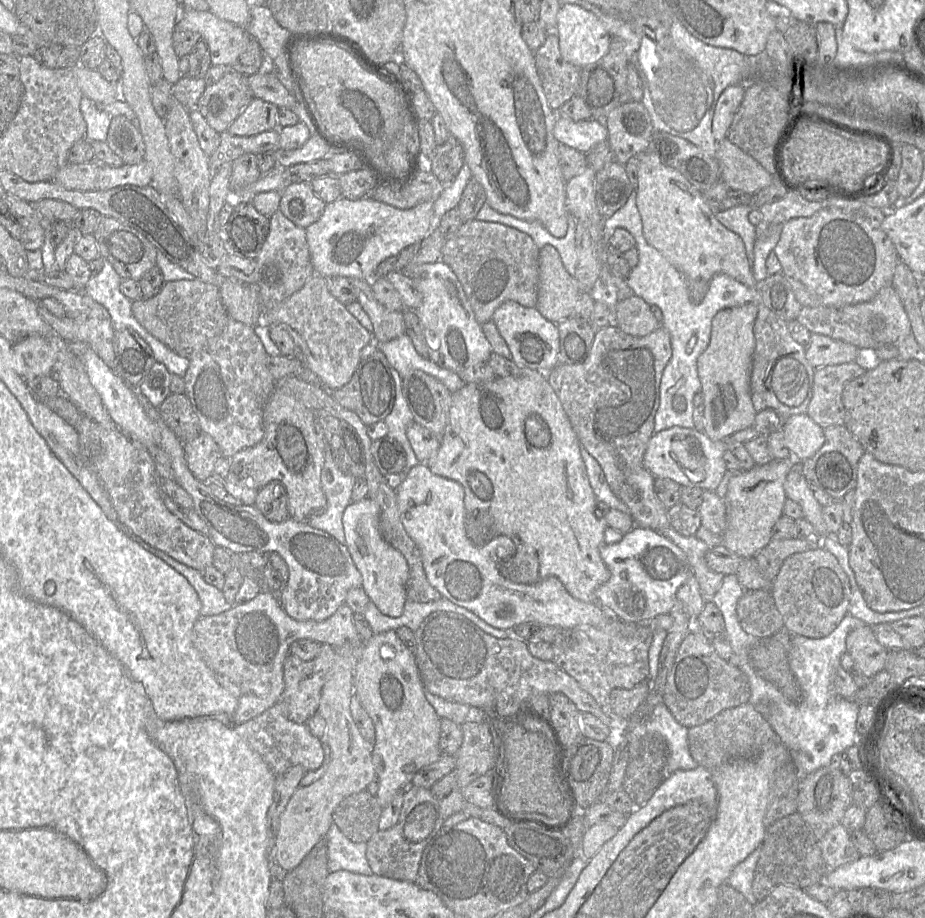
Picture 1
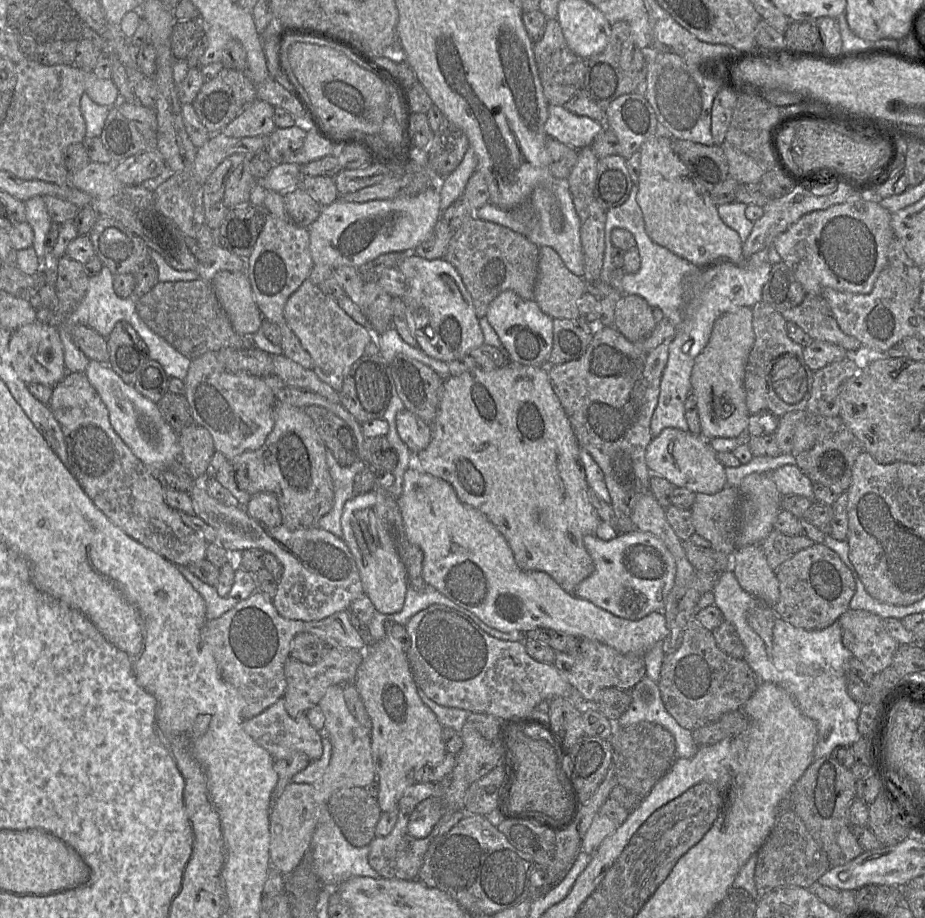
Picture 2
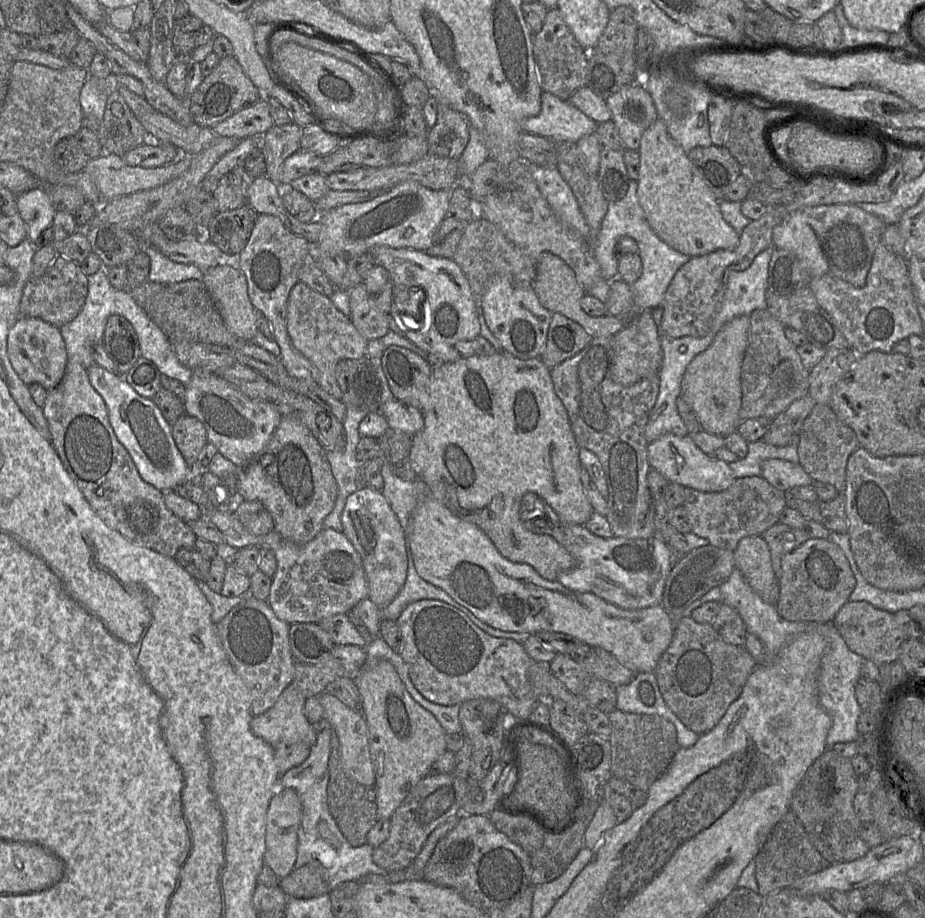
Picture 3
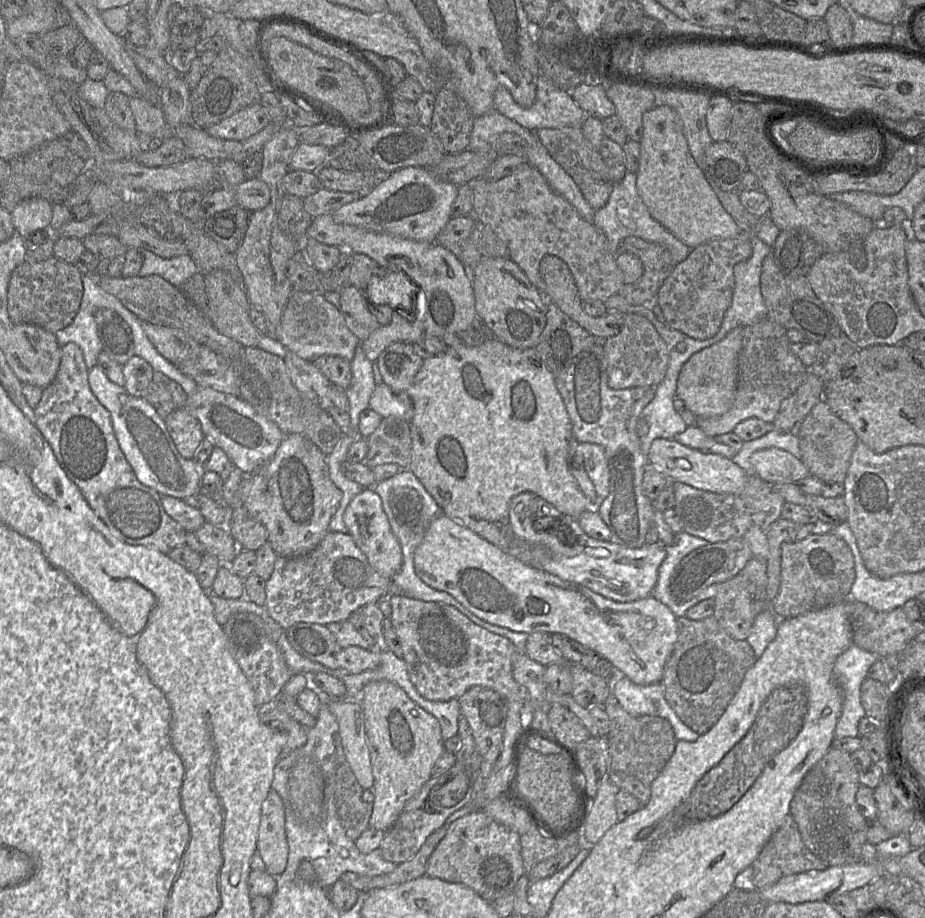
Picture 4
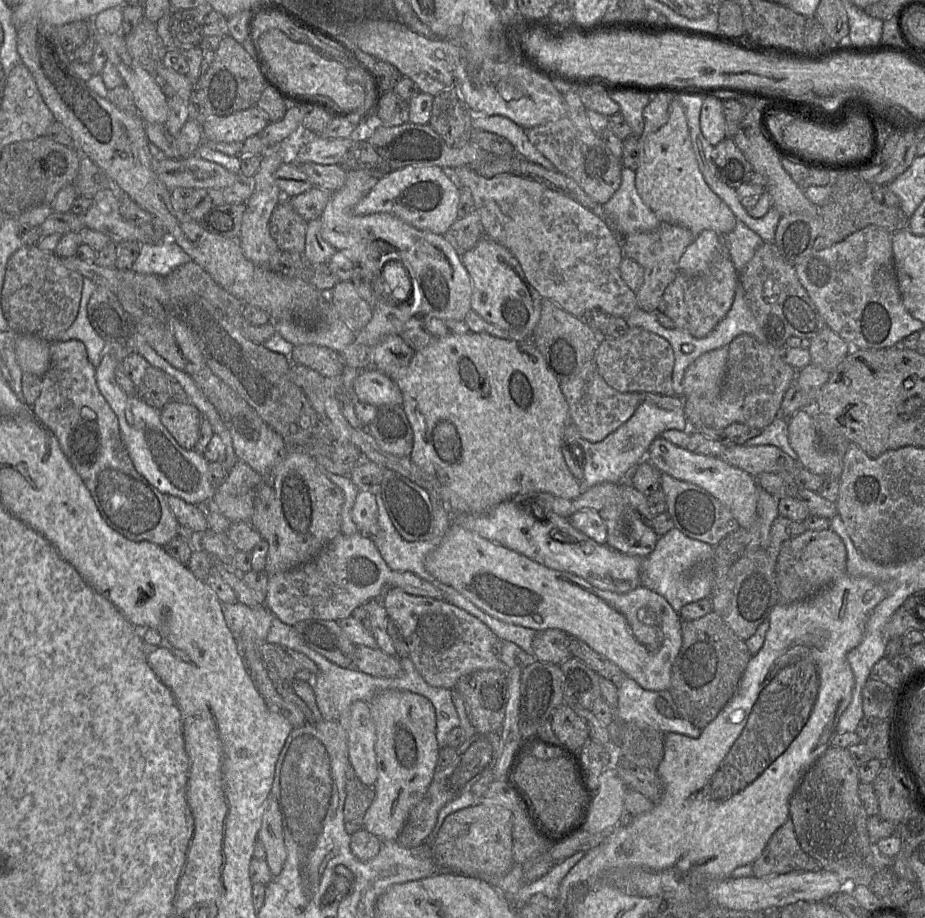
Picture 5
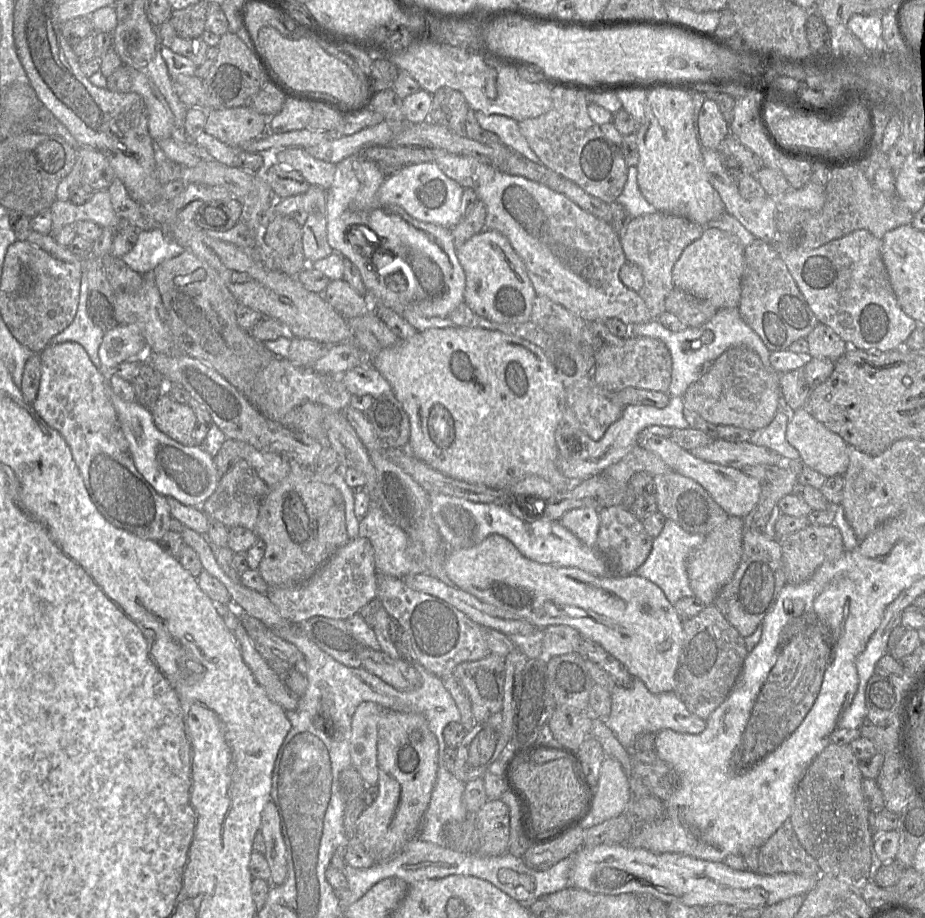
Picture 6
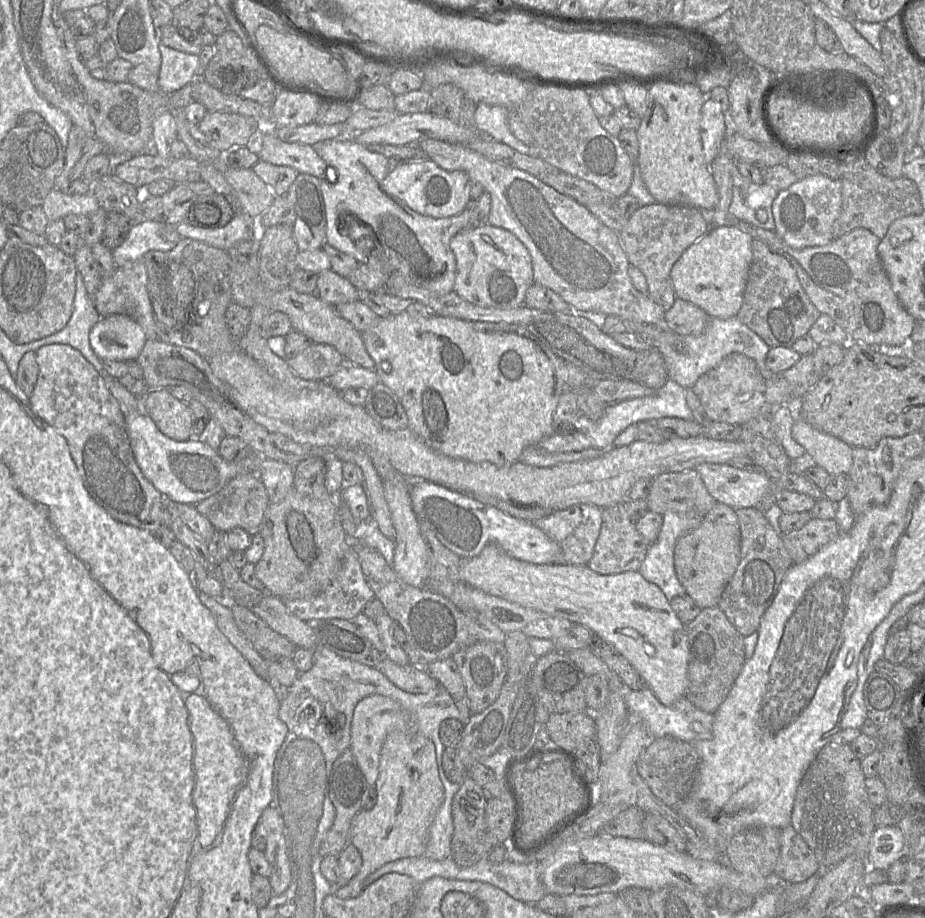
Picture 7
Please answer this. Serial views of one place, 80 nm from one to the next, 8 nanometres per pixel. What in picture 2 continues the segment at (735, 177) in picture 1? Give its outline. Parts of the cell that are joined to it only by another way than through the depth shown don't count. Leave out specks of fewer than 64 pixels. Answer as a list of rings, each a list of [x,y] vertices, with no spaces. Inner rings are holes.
[[[726,139],[720,146],[726,155],[731,179],[739,184],[759,184],[765,171],[752,158],[733,147]]]

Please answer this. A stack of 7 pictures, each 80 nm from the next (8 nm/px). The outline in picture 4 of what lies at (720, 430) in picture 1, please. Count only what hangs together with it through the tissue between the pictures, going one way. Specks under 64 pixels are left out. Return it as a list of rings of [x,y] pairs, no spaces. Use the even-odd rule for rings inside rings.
[[[744,327],[730,331],[718,343],[693,355],[683,366],[676,396],[696,417],[716,417],[728,412],[734,402],[738,381],[738,357],[742,348]]]

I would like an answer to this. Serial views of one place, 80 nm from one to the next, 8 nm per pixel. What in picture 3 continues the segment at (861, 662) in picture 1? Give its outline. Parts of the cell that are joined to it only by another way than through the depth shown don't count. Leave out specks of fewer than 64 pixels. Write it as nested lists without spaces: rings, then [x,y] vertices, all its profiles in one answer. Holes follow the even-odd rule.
[[[848,600],[833,619],[833,625],[852,652],[879,667],[894,662],[898,658],[900,646],[907,640],[893,613],[878,609],[864,601]]]

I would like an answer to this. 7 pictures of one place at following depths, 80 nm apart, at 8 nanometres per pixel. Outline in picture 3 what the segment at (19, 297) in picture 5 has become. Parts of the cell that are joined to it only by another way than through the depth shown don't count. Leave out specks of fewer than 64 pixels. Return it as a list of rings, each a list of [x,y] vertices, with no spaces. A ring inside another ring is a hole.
[[[58,254],[45,275],[25,284],[19,304],[20,315],[39,318],[61,328],[79,313],[85,303],[87,290],[88,276],[83,273],[79,263]]]

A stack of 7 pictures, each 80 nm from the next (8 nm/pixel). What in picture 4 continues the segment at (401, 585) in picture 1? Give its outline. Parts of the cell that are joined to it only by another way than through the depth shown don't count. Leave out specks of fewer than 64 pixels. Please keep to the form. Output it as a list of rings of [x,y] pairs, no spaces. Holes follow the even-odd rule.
[[[363,488],[344,512],[347,533],[366,556],[370,565],[386,578],[394,577],[401,569],[403,557],[400,543],[393,534],[388,517],[383,509],[382,499],[374,488]]]

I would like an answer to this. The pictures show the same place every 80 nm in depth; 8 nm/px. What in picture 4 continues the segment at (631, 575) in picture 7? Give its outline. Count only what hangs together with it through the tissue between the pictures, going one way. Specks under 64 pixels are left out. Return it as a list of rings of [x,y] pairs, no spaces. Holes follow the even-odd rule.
[[[443,513],[433,519],[425,532],[414,553],[414,566],[424,583],[449,593],[480,619],[515,632],[564,634],[607,659],[620,675],[638,685],[661,681],[664,666],[677,641],[677,617],[654,596],[633,602],[608,599],[583,585],[562,580],[520,561]]]

